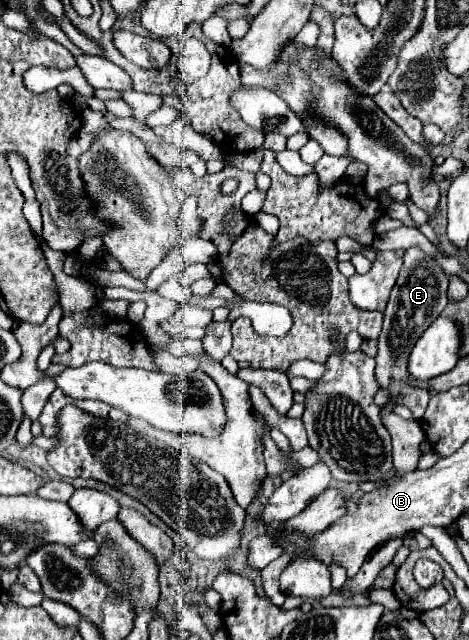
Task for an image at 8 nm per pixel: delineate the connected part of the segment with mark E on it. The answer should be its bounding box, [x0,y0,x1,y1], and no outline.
[376,248,448,414]

